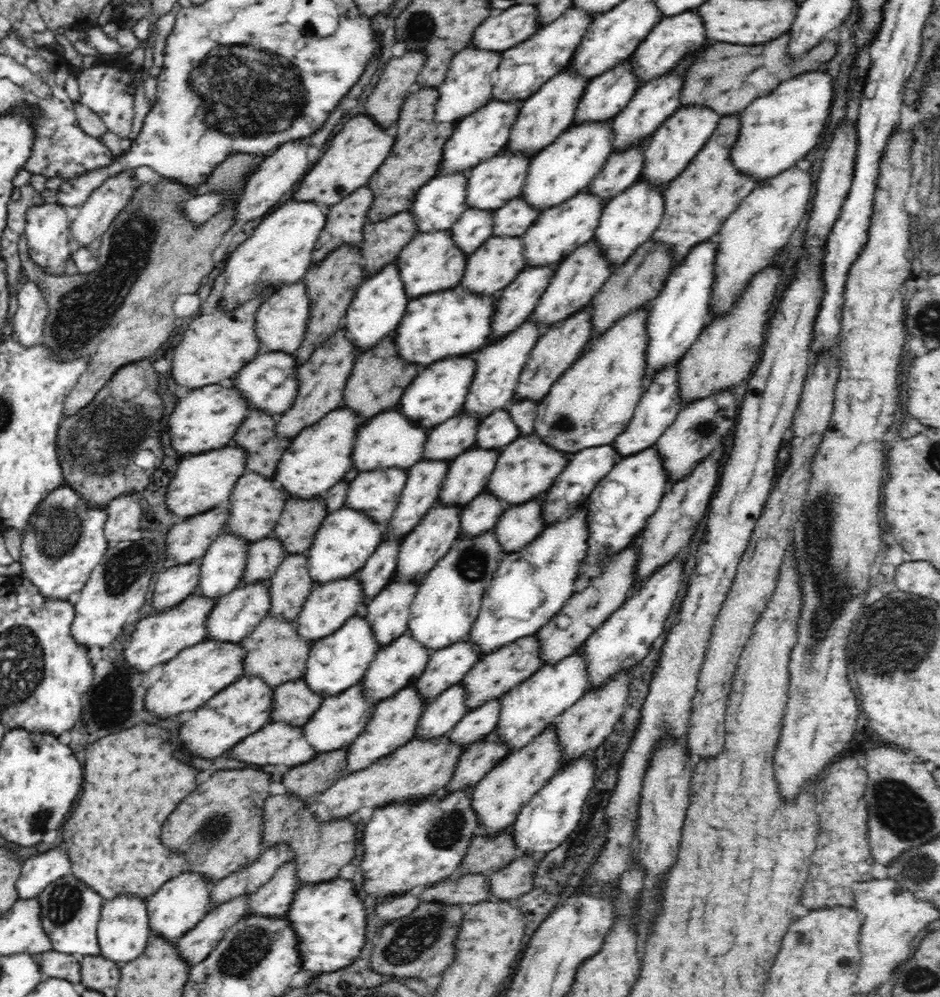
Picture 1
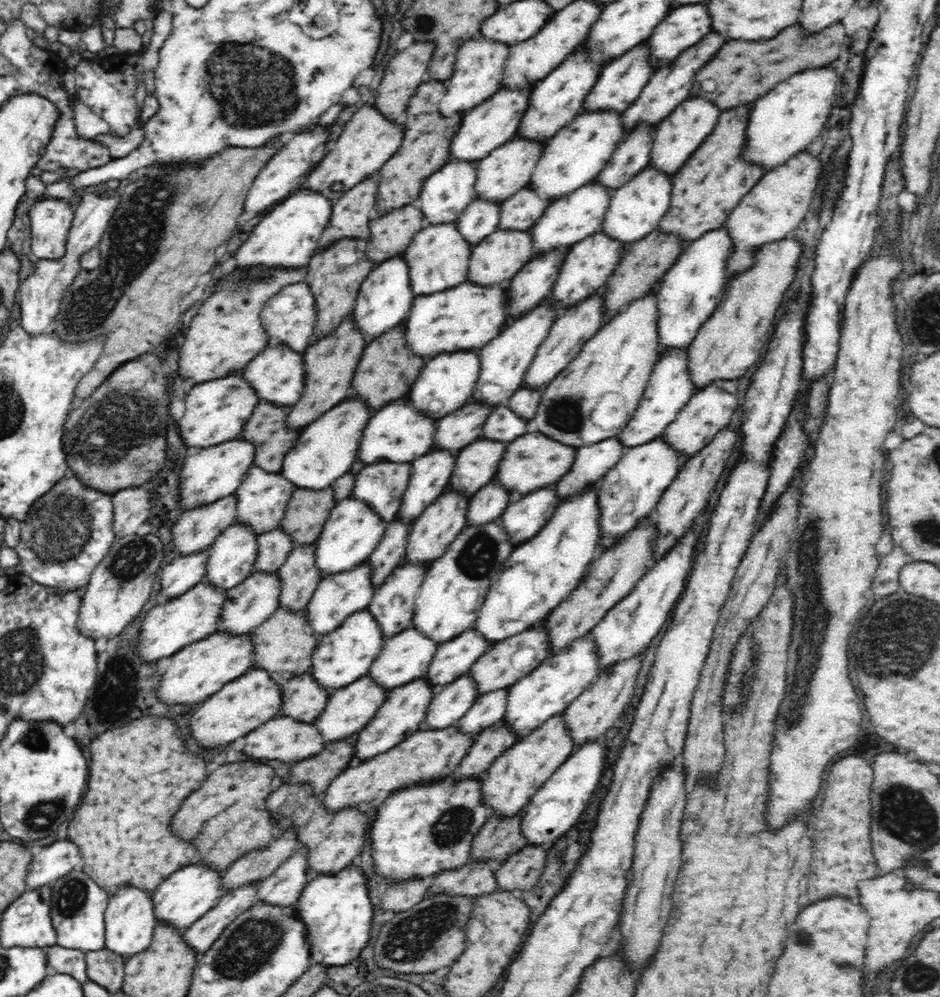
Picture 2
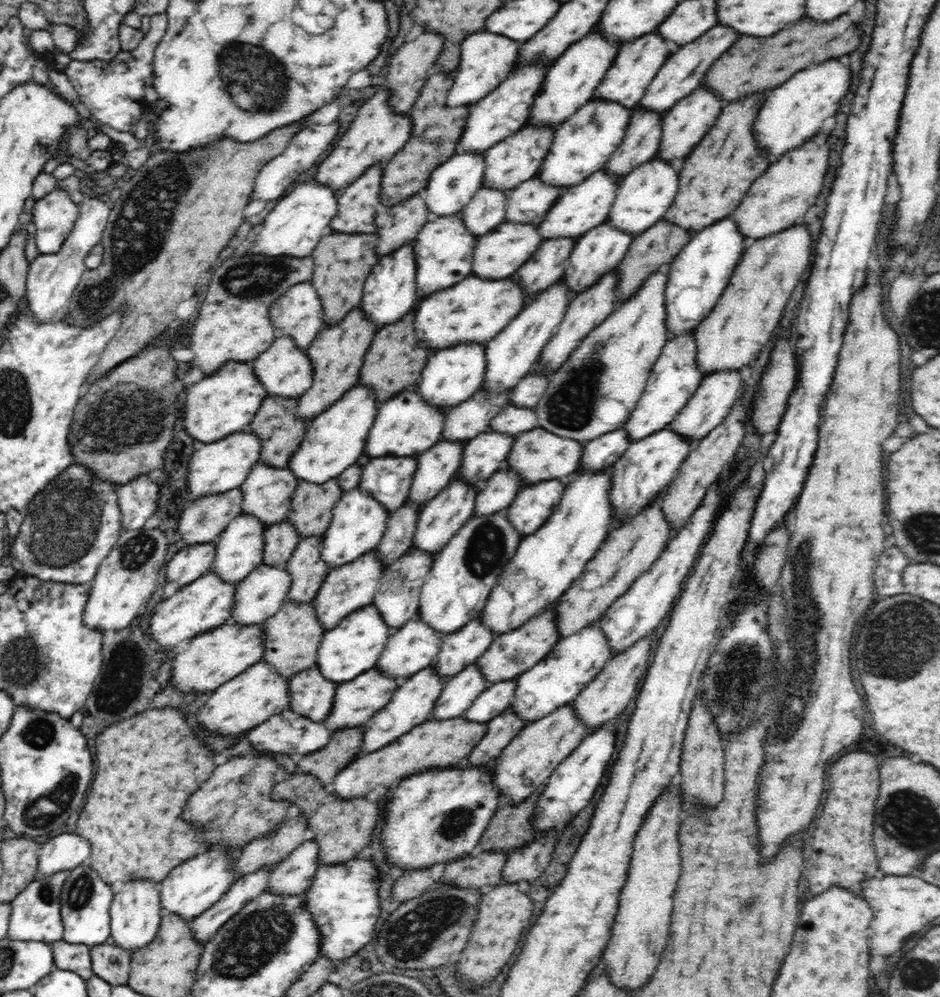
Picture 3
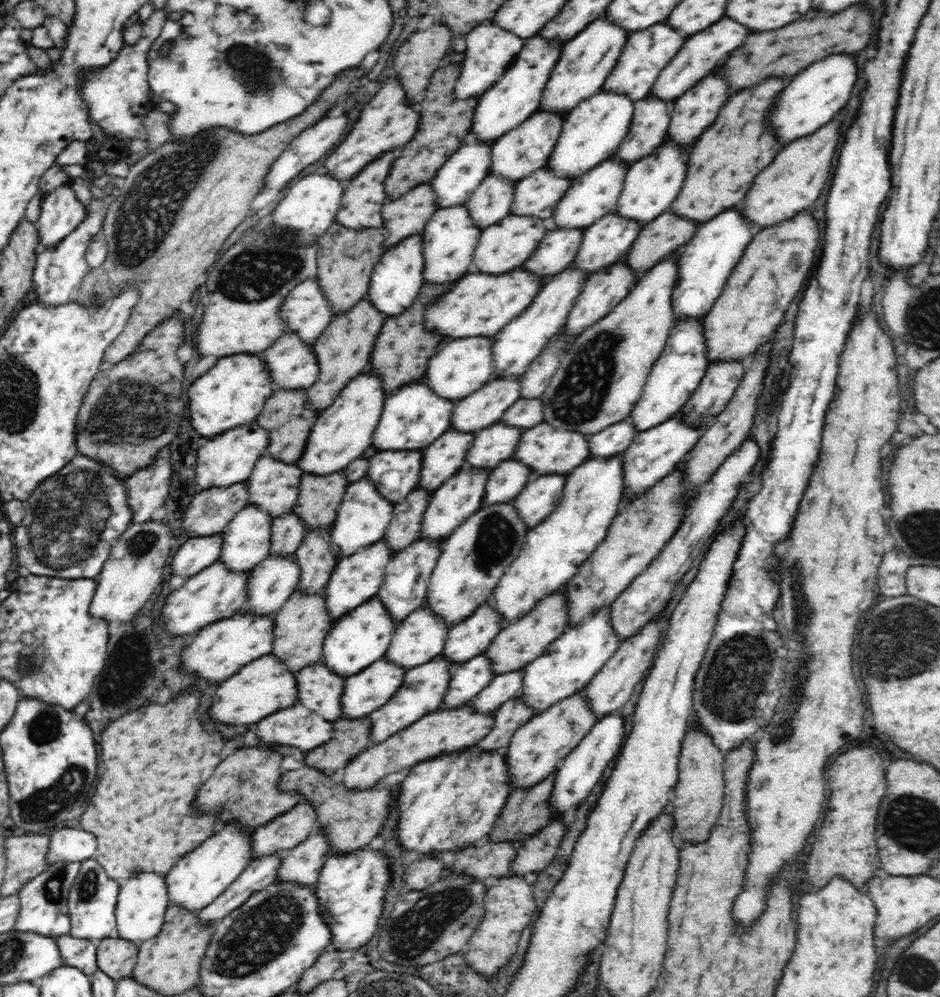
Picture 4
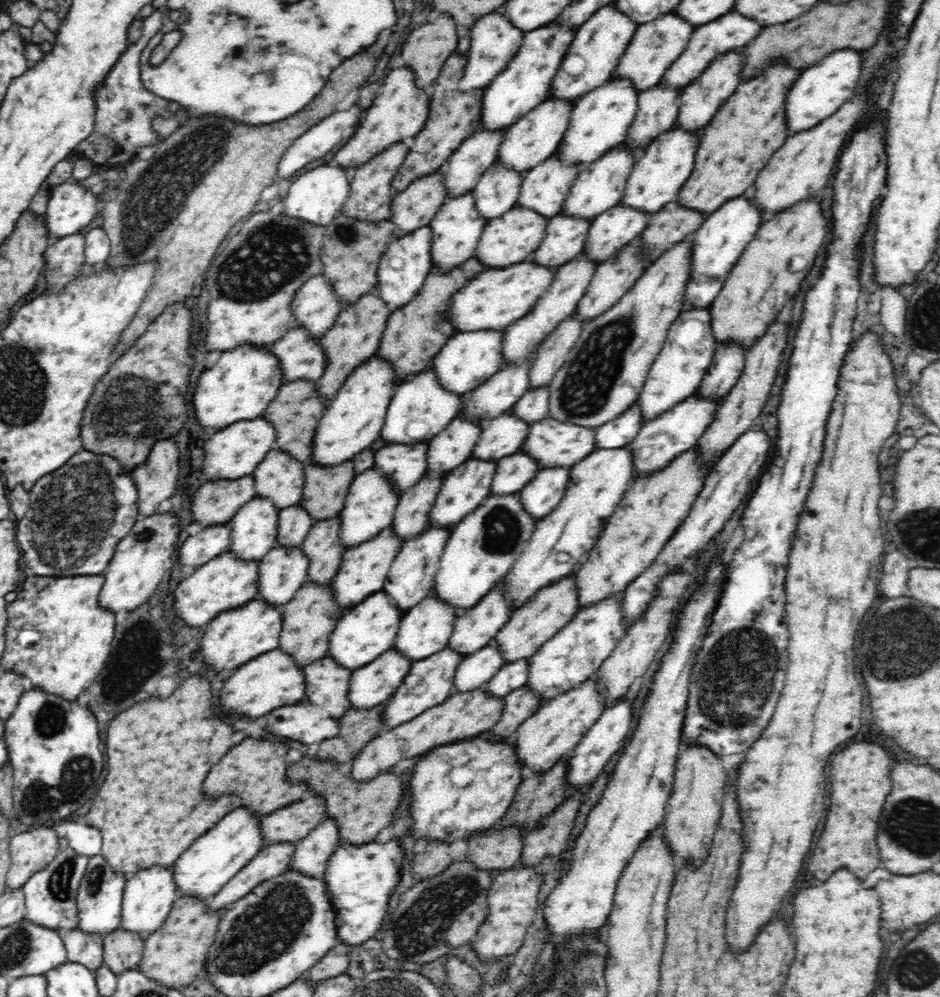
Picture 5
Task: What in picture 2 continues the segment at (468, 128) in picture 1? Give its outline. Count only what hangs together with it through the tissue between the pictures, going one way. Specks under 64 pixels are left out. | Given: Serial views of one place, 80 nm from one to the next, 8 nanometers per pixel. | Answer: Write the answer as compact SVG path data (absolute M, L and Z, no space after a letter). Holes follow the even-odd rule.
M526 86L526 89L500 89L499 92L488 98L482 105L463 113L462 124L458 134L452 138L449 146L450 162L468 161L478 162L487 158L493 151L514 138L518 132L518 126L524 118L524 113L530 104L530 95L534 86Z

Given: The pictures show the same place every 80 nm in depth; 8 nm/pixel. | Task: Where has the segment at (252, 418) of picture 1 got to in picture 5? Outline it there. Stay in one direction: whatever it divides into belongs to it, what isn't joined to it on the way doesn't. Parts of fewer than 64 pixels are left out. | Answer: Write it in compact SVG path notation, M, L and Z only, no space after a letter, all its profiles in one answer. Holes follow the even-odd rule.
M292 380L281 386L279 393L270 401L262 416L266 417L277 431L275 448L283 450L296 460L309 462L313 451L314 429L322 418L328 401L319 395L315 382L309 380Z

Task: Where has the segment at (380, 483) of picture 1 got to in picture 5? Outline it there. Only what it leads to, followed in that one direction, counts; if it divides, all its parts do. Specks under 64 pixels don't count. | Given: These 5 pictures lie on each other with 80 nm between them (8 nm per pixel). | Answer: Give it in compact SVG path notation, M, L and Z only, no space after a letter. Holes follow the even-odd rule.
M386 443L383 447L375 452L374 467L378 471L382 471L386 475L390 475L390 479L394 485L398 486L400 496L404 495L407 490L414 486L422 476L427 472L427 458L429 447L427 443Z

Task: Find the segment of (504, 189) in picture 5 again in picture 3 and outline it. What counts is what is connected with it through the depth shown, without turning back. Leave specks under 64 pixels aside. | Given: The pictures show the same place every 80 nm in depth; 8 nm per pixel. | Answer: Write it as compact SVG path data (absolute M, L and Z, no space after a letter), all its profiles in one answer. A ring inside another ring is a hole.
M481 187L461 210L464 227L476 238L486 235L505 221L507 192Z

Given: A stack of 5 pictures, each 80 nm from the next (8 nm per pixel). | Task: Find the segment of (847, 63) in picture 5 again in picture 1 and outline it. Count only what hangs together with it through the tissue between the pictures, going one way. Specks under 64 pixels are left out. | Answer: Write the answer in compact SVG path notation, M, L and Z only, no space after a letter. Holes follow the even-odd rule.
M812 70L782 82L770 95L754 100L740 112L740 136L732 143L732 162L738 172L756 181L768 180L804 159L822 140L830 120L833 94L832 77Z

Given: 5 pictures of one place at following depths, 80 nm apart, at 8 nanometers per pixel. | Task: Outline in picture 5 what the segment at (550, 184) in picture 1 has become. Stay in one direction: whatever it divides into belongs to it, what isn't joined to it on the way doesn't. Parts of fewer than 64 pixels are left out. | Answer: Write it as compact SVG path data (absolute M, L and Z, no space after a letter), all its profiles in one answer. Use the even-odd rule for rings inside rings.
M611 77L602 86L577 100L570 118L569 129L557 149L560 161L566 165L585 167L600 159L612 147L618 147L626 139L628 130L638 112L640 94L629 77Z

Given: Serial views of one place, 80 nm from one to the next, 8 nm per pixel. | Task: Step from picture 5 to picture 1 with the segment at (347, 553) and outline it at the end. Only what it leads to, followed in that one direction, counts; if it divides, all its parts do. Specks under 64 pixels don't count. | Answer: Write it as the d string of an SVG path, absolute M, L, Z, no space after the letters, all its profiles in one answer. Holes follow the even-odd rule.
M358 574L340 581L316 586L310 593L310 596L306 598L302 611L294 620L295 624L297 624L298 635L308 645L312 646L319 639L334 634L335 630L340 629L348 618L357 615L358 610L364 607L364 604L366 604L366 597L364 597L362 583L358 579Z

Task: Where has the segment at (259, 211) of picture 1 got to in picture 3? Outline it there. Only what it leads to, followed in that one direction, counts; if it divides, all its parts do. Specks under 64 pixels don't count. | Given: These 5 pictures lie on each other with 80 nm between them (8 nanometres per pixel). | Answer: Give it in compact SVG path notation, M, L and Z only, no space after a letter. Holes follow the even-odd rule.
M335 121L331 124L314 124L312 127L306 127L300 130L300 132L290 140L289 145L284 149L284 153L270 160L268 164L264 165L261 172L258 173L253 193L251 194L251 200L270 201L279 200L284 197L288 192L288 188L294 184L294 180L296 180L300 174L312 168L316 160L328 150L328 146L331 144L330 142L334 142L339 127L339 123Z

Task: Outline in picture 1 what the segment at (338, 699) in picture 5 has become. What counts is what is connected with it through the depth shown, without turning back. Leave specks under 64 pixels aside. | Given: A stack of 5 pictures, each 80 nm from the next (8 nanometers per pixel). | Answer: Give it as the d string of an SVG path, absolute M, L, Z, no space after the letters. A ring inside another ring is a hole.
M303 678L273 687L274 712L272 720L303 726L318 712L324 698L314 694Z

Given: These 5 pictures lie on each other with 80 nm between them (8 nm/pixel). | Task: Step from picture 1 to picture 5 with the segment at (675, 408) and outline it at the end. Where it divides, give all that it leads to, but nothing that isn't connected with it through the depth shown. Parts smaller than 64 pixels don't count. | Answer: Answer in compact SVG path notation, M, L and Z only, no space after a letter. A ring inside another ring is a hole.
M709 308L683 310L668 329L666 340L654 359L650 373L643 384L639 399L639 411L643 422L650 422L656 415L670 410L675 403L695 394L712 362L718 346L711 329Z

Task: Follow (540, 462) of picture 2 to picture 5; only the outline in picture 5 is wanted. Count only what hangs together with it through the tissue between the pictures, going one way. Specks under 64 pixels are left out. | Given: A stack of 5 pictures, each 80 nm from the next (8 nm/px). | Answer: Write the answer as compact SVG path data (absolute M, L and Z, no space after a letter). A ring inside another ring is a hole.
M548 416L529 426L528 434L520 449L540 464L540 468L571 467L596 449L595 432L594 427L582 426L580 423L570 423Z

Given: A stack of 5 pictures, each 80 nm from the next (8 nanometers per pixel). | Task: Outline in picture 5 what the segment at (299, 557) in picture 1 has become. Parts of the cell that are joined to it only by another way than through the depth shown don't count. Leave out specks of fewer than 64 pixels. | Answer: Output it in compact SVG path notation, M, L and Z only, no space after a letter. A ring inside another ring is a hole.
M339 517L316 521L303 540L300 547L309 562L307 582L313 580L313 582L324 584L332 581L338 573L342 554L346 550L339 539L340 523Z

